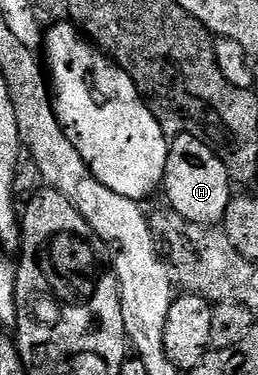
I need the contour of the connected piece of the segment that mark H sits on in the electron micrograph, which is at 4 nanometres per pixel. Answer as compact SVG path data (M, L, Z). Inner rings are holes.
M187 134L177 135L170 142L164 191L169 209L201 226L218 226L228 212L232 197L232 179L228 168L220 160L217 150L206 141Z

